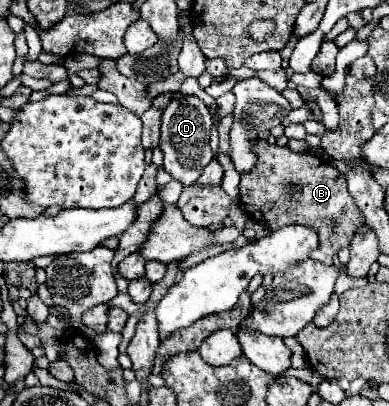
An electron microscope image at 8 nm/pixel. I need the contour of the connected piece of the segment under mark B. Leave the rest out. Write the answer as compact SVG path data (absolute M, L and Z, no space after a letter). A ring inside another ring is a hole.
M253 141L253 151L257 153L257 163L251 171L241 173L239 183L239 203L245 209L245 213L253 221L265 223L271 231L291 223L303 223L313 227L323 241L323 249L313 251L311 259L321 261L325 265L333 265L333 255L343 245L351 243L359 227L359 217L361 225L365 223L353 197L347 191L345 177L331 163L323 161L311 151L295 153L287 147L269 145L263 141ZM287 183L297 183L299 189L291 191L287 189Z

